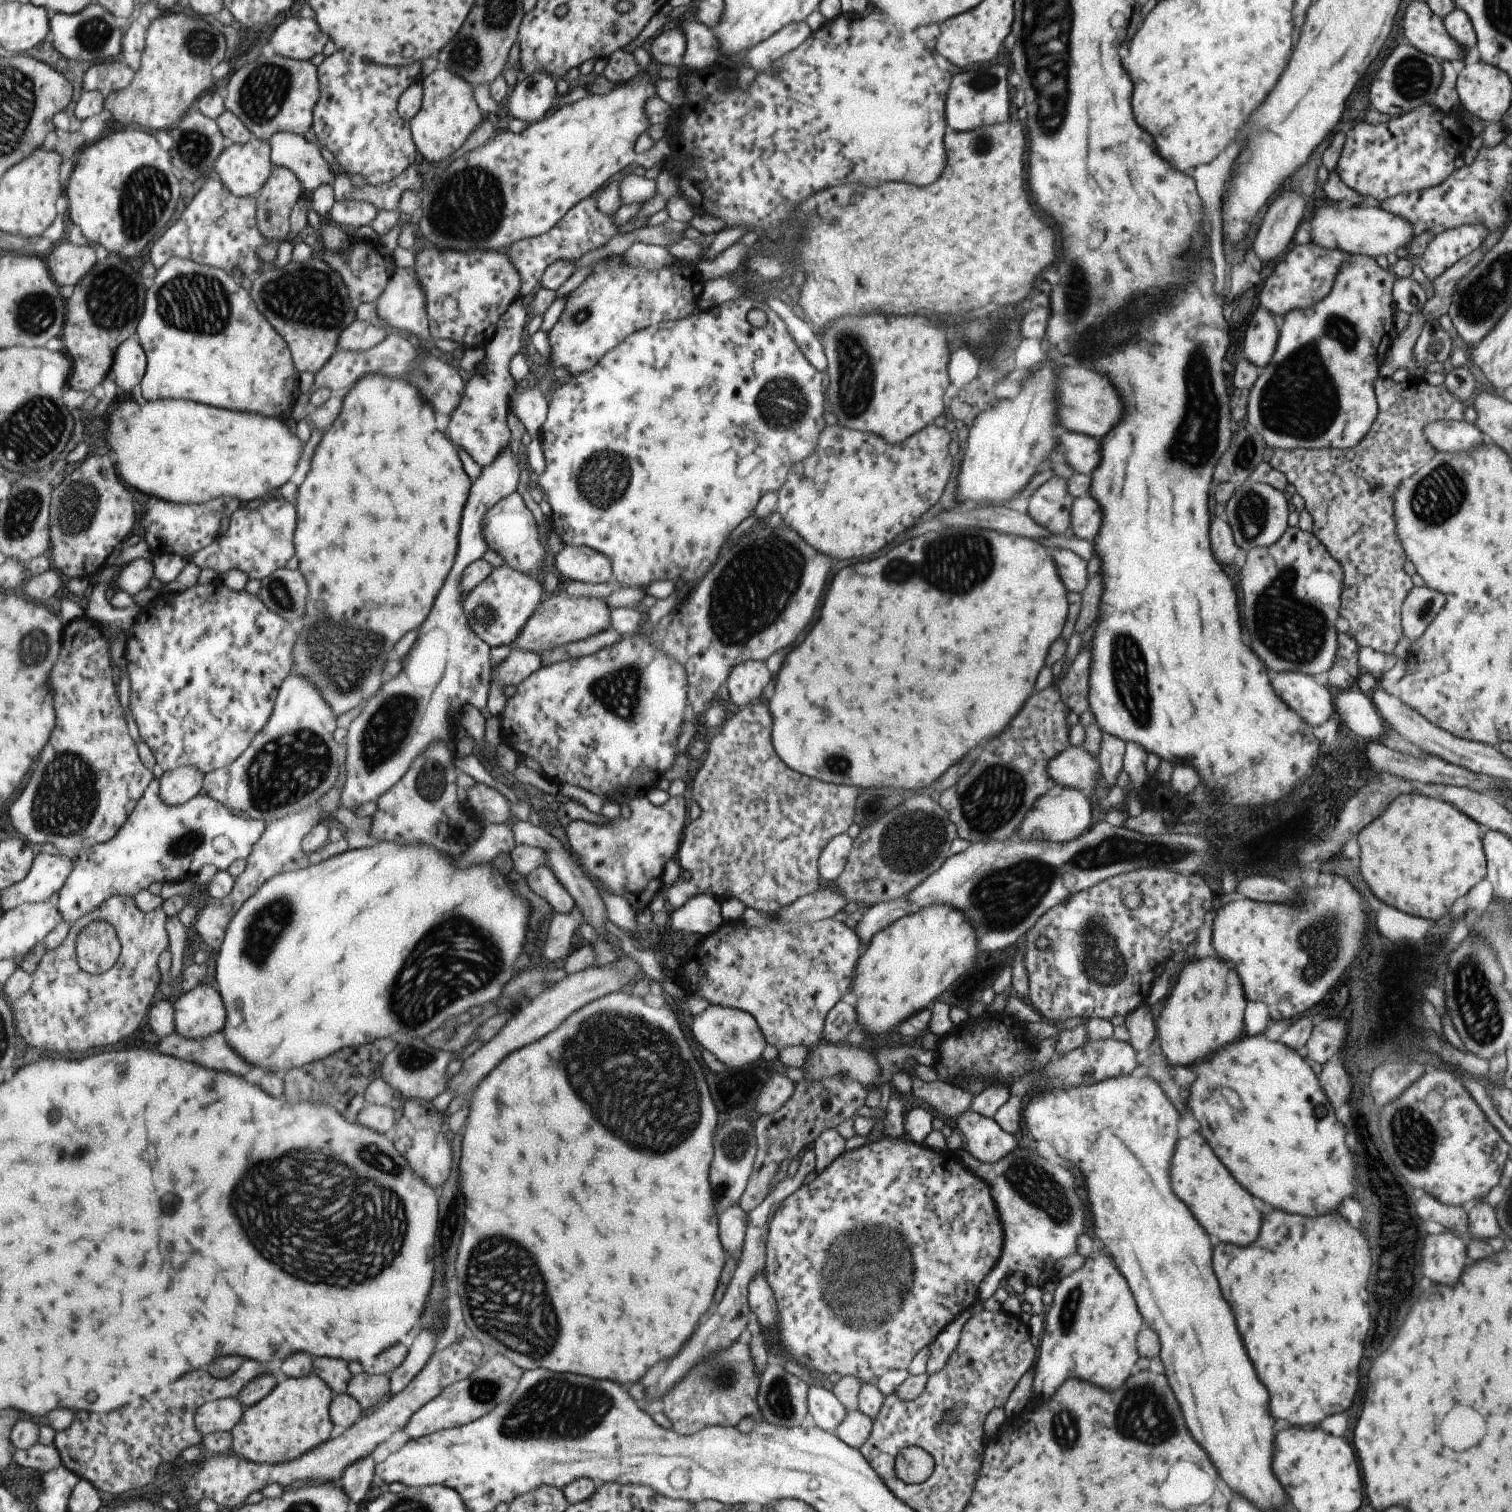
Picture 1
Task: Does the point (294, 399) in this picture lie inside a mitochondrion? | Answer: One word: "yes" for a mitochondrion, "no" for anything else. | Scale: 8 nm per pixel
no

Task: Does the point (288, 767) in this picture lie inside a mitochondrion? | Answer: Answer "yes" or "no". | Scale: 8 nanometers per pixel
yes

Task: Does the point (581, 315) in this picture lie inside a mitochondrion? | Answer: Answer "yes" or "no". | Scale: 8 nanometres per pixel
yes

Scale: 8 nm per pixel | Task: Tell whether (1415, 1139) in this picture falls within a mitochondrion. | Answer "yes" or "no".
yes

